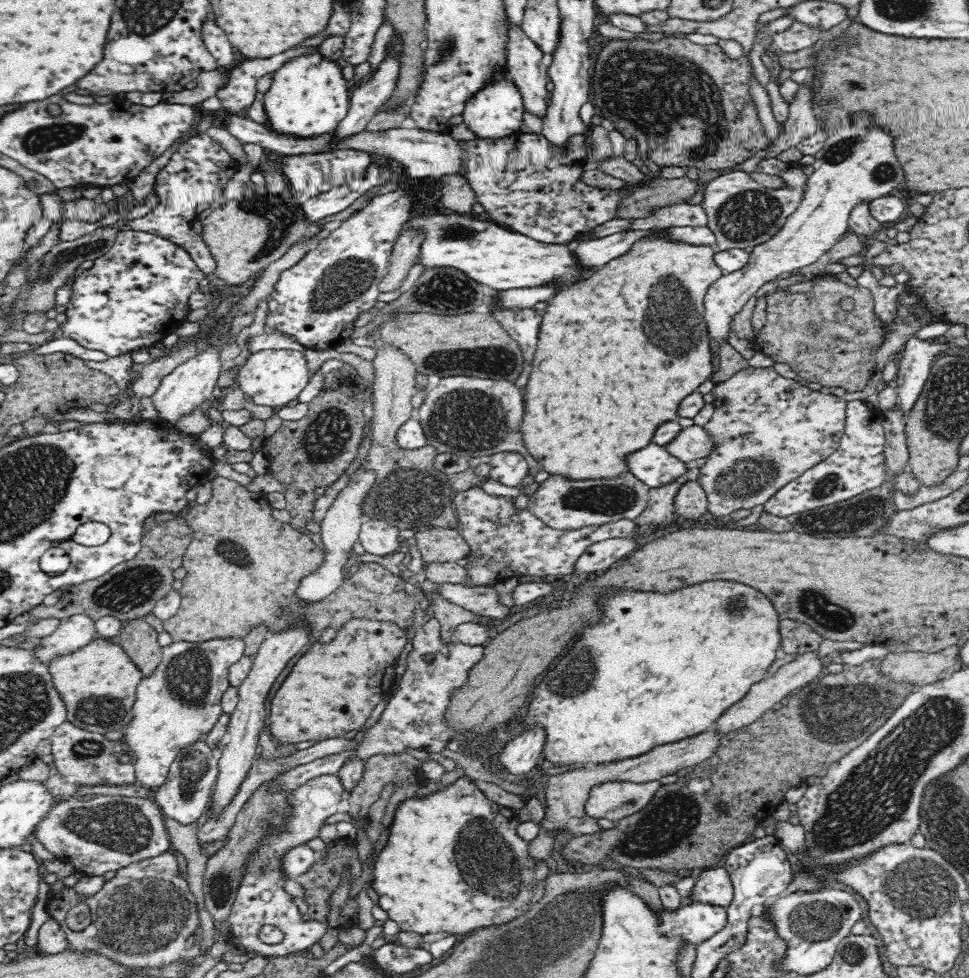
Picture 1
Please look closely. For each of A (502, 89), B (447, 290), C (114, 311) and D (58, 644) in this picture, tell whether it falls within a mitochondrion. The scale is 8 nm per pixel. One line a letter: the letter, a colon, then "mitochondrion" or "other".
A: other
B: mitochondrion
C: other
D: other

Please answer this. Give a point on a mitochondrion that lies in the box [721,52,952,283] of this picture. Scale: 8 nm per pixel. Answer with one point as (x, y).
(839, 153)

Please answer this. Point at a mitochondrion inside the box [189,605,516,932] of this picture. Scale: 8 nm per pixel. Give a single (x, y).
(221, 883)

